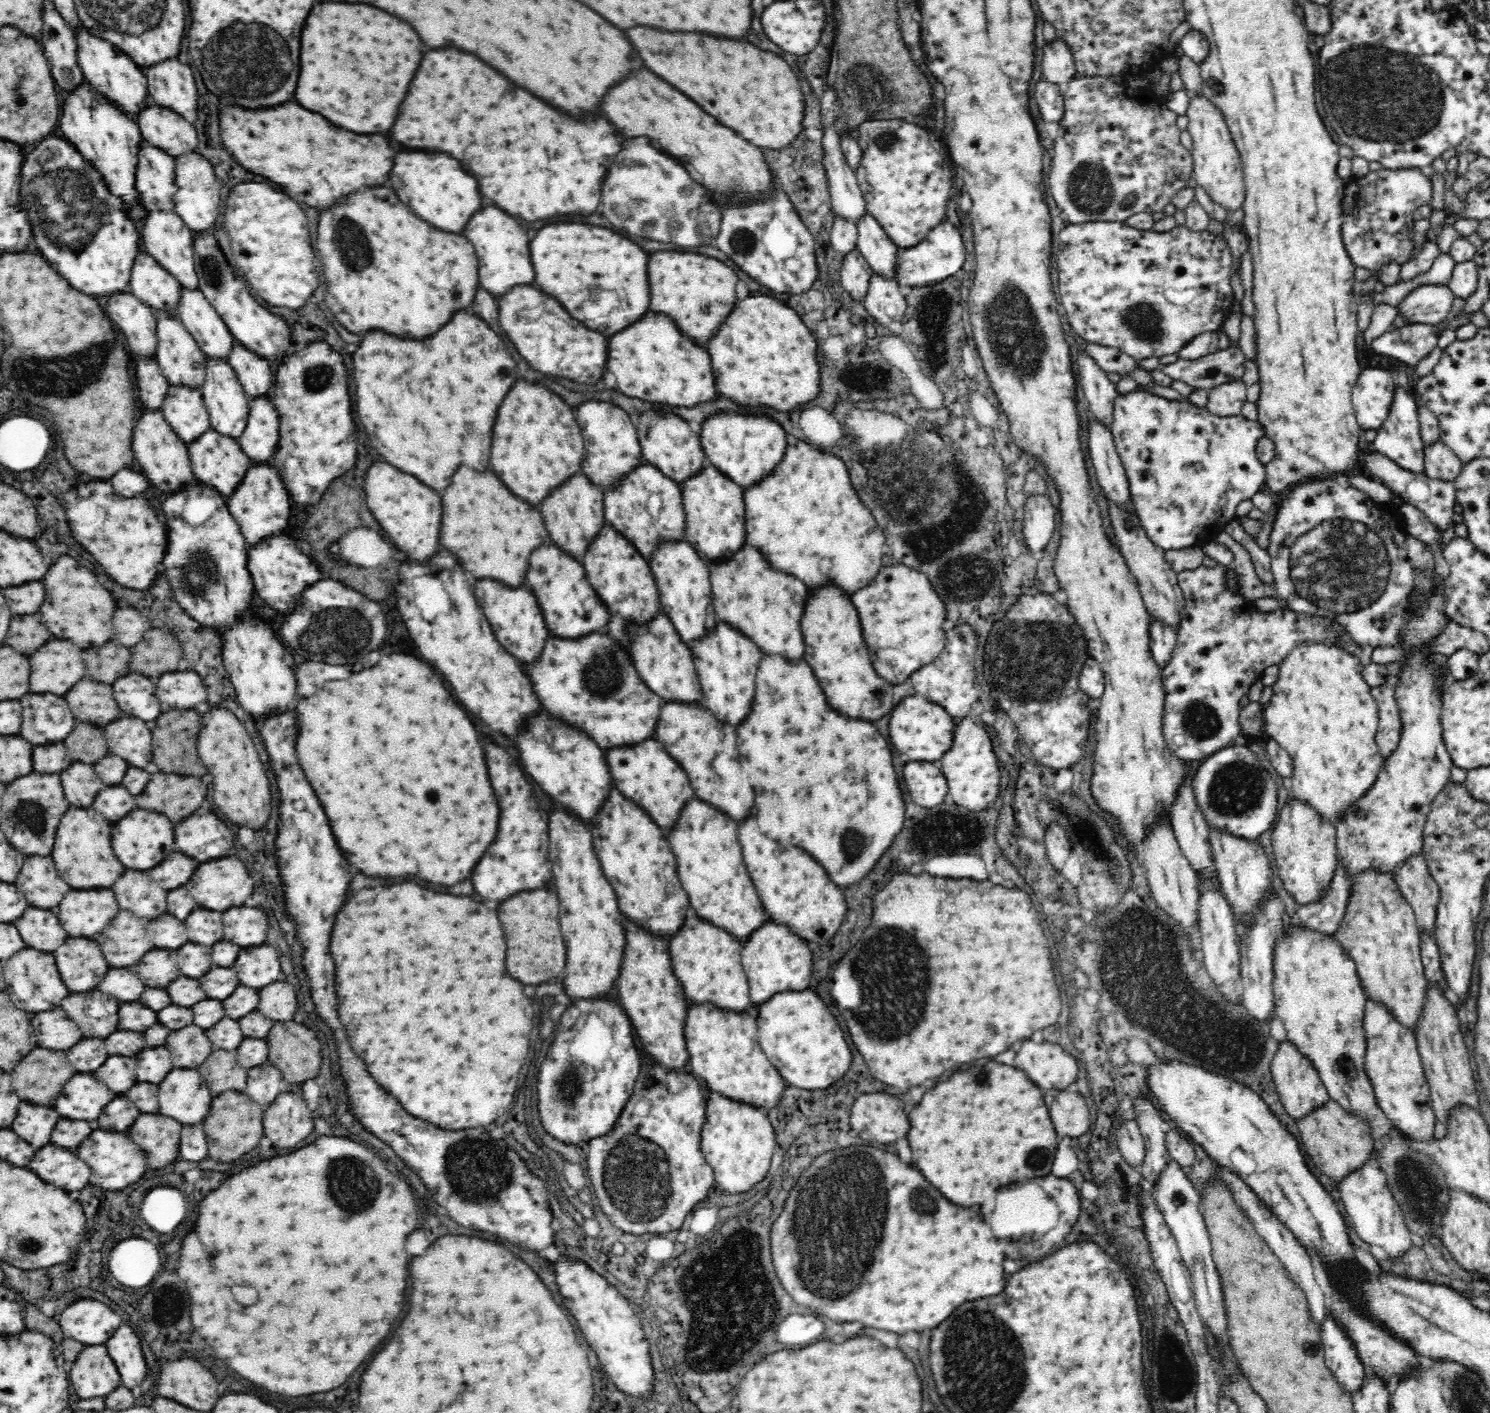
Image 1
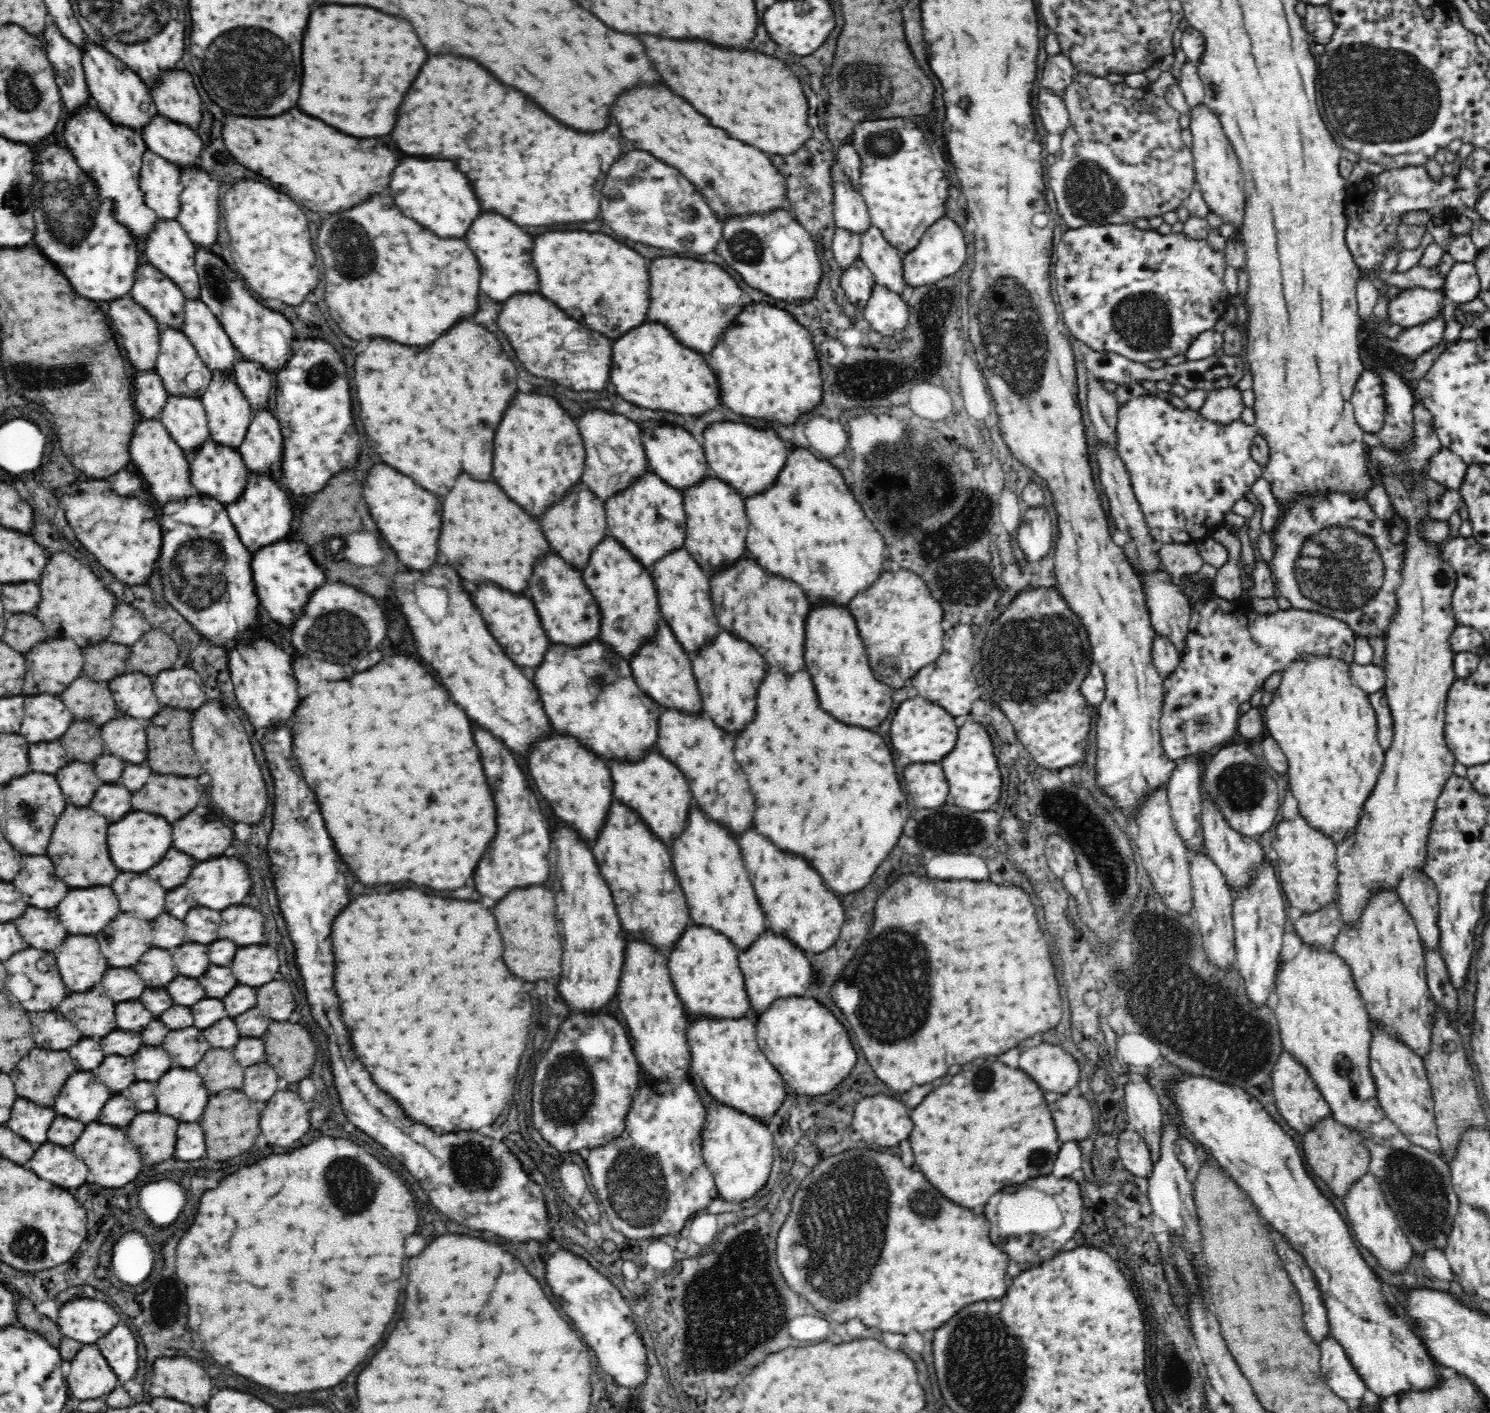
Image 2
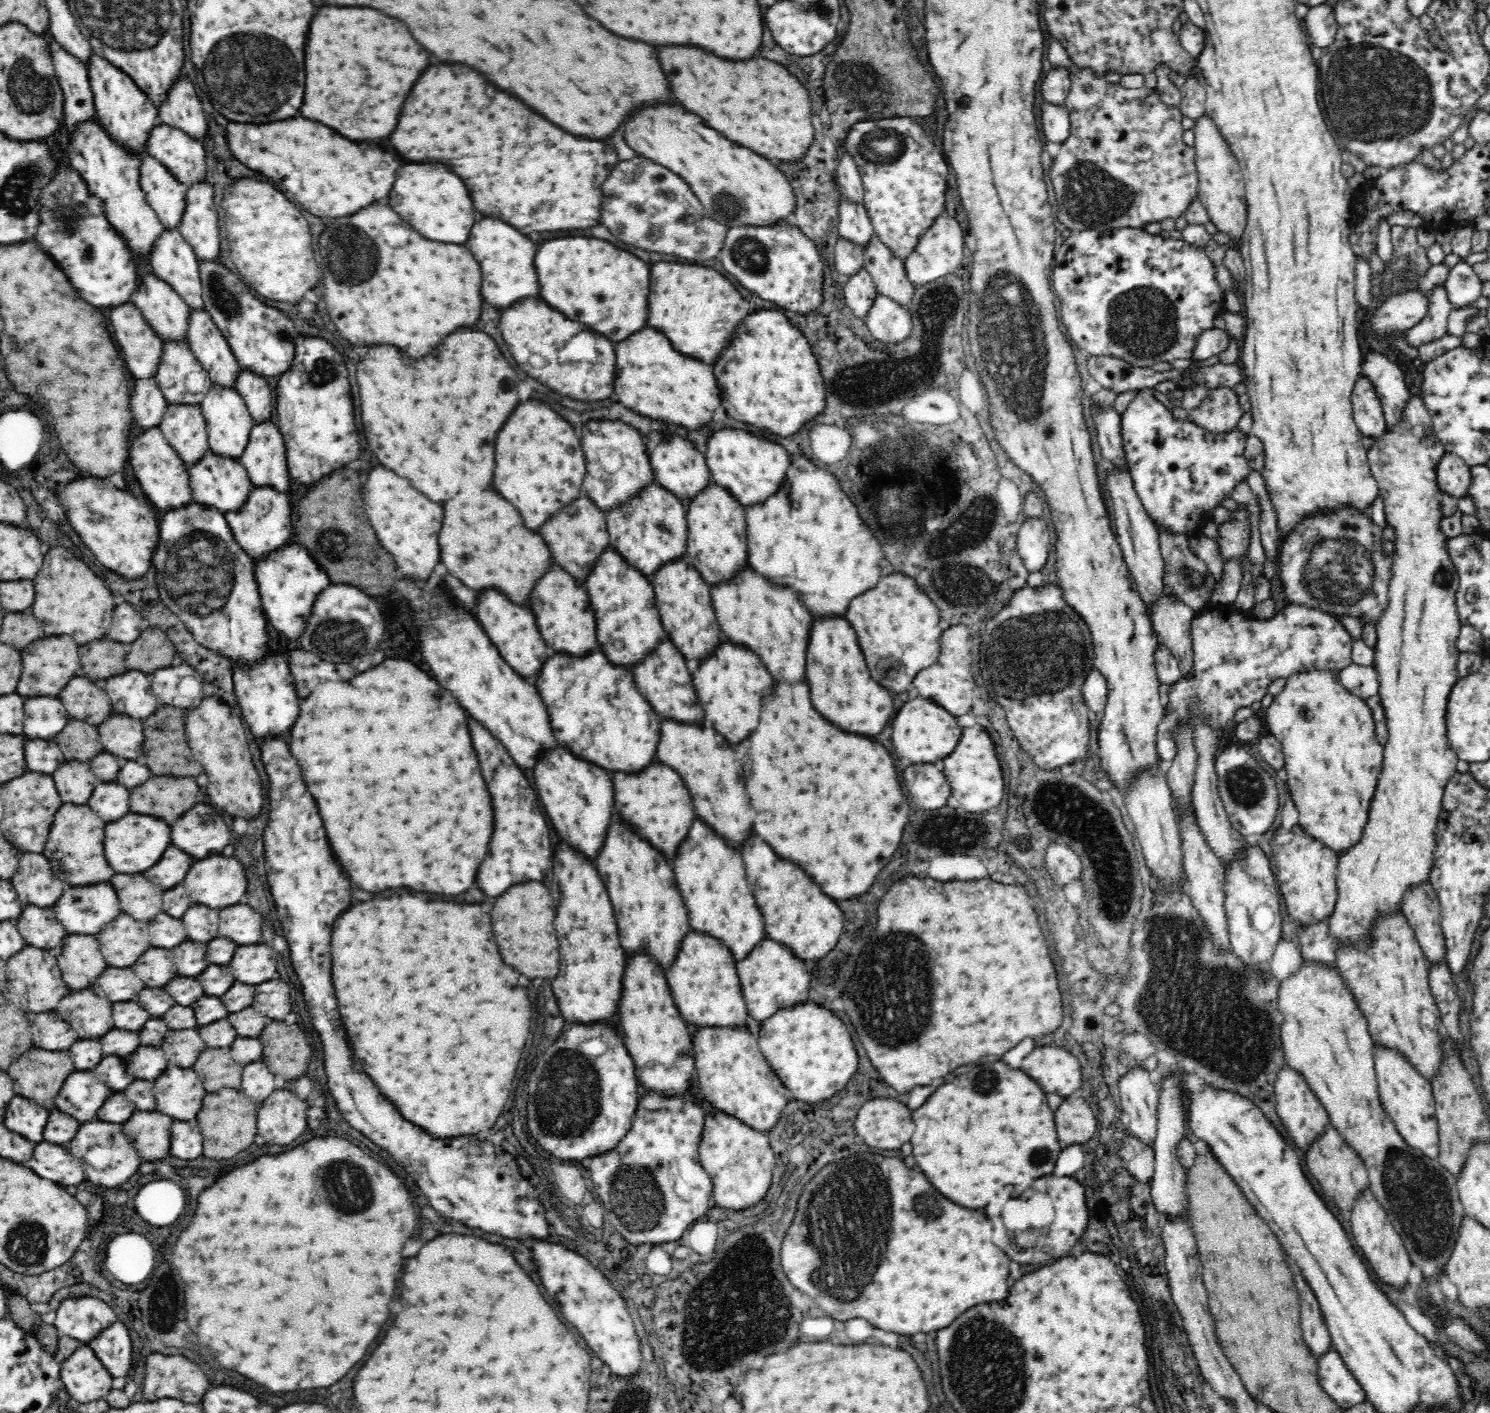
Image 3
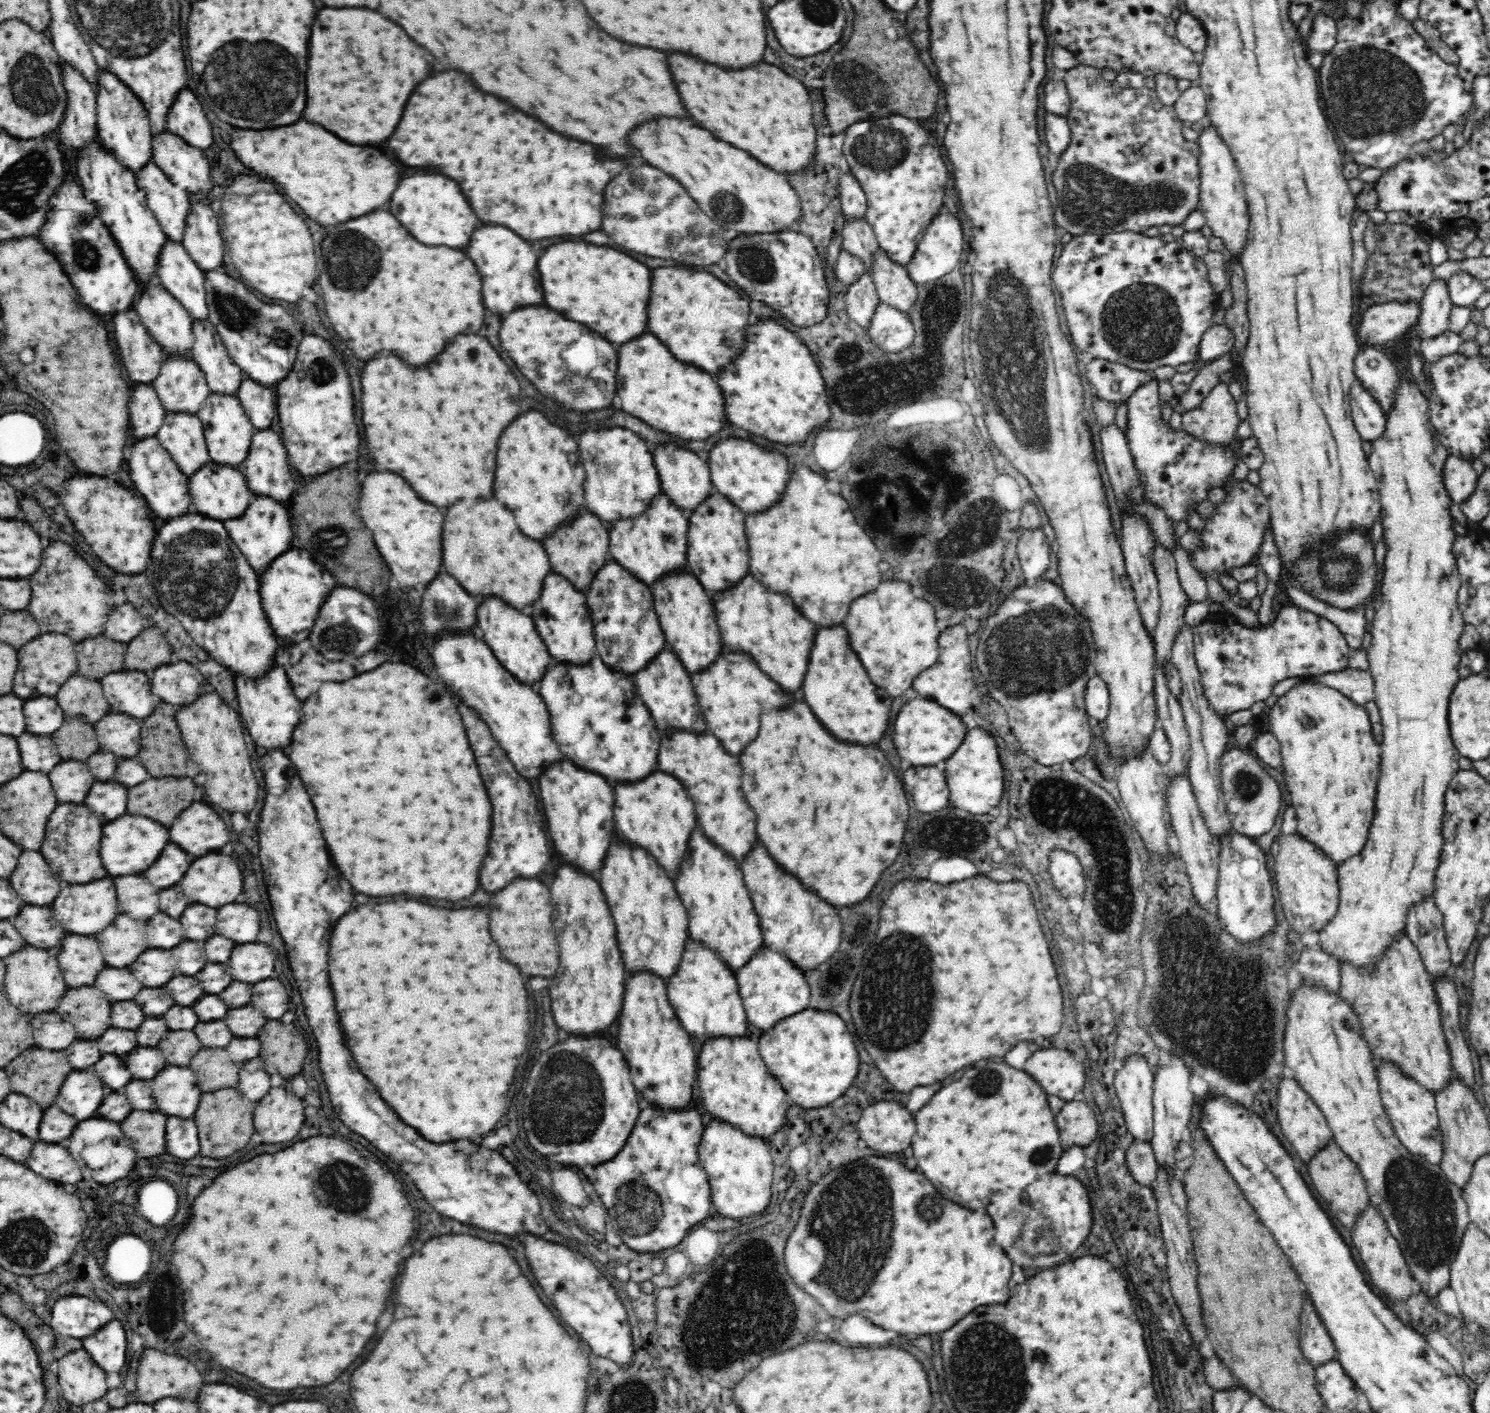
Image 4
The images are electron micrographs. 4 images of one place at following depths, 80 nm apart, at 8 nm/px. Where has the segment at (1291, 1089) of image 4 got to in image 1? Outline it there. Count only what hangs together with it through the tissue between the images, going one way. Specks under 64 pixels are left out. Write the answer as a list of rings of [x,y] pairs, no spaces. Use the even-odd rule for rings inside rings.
[[[1286,1040],[1279,1042],[1271,1062],[1271,1075],[1274,1090],[1278,1093],[1282,1107],[1296,1121],[1296,1124],[1301,1118],[1308,1116],[1330,1100],[1328,1093],[1326,1093],[1326,1087],[1322,1085],[1322,1081],[1312,1067],[1310,1060],[1306,1059],[1294,1045]]]

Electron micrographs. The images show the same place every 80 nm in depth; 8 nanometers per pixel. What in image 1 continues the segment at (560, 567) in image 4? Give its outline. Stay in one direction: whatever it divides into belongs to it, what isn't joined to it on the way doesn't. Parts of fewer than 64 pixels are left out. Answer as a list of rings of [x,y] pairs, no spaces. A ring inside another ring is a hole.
[[[580,472],[578,476],[572,476],[566,484],[562,484],[556,492],[552,492],[552,496],[544,500],[544,504],[540,504],[540,514],[544,518],[551,542],[580,563],[583,562],[587,548],[606,524],[603,493]]]

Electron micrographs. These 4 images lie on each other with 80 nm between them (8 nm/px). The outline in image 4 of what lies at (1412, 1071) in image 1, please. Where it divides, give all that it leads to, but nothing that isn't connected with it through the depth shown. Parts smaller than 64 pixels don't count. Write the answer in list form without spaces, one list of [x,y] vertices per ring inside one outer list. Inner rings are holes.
[[[1382,1063],[1377,1079],[1381,1101],[1400,1142],[1413,1155],[1426,1159],[1426,1162],[1432,1165],[1439,1165],[1443,1157],[1443,1146],[1439,1116],[1435,1105],[1436,1097],[1424,1087],[1420,1087],[1416,1081],[1400,1073],[1392,1063]]]

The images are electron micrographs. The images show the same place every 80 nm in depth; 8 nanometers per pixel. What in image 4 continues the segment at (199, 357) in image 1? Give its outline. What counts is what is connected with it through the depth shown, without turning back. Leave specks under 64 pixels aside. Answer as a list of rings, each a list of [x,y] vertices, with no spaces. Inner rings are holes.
[[[178,355],[167,357],[152,385],[168,415],[197,414],[211,393],[195,361]]]

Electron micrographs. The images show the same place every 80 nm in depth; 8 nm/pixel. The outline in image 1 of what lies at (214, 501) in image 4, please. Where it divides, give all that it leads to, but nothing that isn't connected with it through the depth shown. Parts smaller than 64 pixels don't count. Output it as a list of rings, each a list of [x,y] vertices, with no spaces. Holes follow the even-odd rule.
[[[212,428],[194,442],[187,444],[187,447],[196,484],[216,488],[216,491],[224,498],[228,498],[235,491],[235,488],[242,482],[245,472],[252,465],[250,459],[242,451],[239,441],[222,436]]]

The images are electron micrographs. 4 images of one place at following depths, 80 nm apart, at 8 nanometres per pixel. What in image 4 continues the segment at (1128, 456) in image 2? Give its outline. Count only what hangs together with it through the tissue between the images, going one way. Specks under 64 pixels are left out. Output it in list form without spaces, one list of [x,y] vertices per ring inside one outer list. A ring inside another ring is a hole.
[[[1152,378],[1149,382],[1138,386],[1129,396],[1127,405],[1127,443],[1130,453],[1134,457],[1136,468],[1138,469],[1141,486],[1145,491],[1146,502],[1155,502],[1166,513],[1170,520],[1184,520],[1188,512],[1193,510],[1192,506],[1196,502],[1202,502],[1206,498],[1206,490],[1212,486],[1222,486],[1224,478],[1232,474],[1234,470],[1234,456],[1232,448],[1217,448],[1203,444],[1202,441],[1188,435],[1184,429],[1179,432],[1172,432],[1169,424],[1164,424],[1160,417],[1159,382]]]

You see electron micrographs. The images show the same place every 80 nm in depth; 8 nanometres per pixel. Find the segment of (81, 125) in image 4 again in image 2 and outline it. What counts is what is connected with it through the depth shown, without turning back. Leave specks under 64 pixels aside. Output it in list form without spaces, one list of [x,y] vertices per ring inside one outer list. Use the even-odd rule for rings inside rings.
[[[54,24],[44,30],[44,40],[48,60],[56,70],[56,82],[60,86],[64,108],[71,117],[92,102],[82,64],[83,52],[62,36]]]

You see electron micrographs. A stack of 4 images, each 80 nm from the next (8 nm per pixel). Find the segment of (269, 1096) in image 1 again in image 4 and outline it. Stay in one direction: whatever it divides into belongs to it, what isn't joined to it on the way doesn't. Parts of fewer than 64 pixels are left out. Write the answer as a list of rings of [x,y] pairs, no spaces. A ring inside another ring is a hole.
[[[260,1056],[251,1058],[240,1070],[240,1092],[250,1100],[260,1100],[270,1090],[269,1074],[265,1071]]]

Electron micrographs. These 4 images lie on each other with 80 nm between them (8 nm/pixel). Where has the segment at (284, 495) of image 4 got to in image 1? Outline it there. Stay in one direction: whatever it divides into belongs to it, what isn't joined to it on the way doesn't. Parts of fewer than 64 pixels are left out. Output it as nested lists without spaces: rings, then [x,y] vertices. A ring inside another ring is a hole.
[[[267,396],[250,400],[246,428],[239,444],[250,464],[269,464],[276,454],[280,440],[280,417]]]

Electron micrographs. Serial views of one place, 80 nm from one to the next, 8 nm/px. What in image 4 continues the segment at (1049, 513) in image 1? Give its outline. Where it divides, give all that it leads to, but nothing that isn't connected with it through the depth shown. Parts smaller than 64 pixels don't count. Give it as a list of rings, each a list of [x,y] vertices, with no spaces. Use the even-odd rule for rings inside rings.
[[[1042,529],[1021,531],[1017,544],[1017,557],[1027,583],[1042,578],[1050,564],[1053,544],[1048,543]]]

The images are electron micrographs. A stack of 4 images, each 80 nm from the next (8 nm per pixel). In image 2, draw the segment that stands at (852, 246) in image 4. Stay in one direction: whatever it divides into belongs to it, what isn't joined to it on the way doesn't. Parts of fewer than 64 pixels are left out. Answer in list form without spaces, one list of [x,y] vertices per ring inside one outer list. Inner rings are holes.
[[[836,149],[834,150],[833,165],[831,168],[834,187],[833,213],[835,226],[862,236],[871,226],[868,206],[862,193],[852,188],[846,175],[838,165]]]

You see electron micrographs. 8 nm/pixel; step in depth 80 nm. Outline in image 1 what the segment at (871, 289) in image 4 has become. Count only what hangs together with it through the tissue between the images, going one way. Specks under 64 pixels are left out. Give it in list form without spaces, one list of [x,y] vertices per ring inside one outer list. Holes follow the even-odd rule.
[[[858,249],[850,251],[841,264],[841,285],[858,303],[864,303],[873,270]]]

